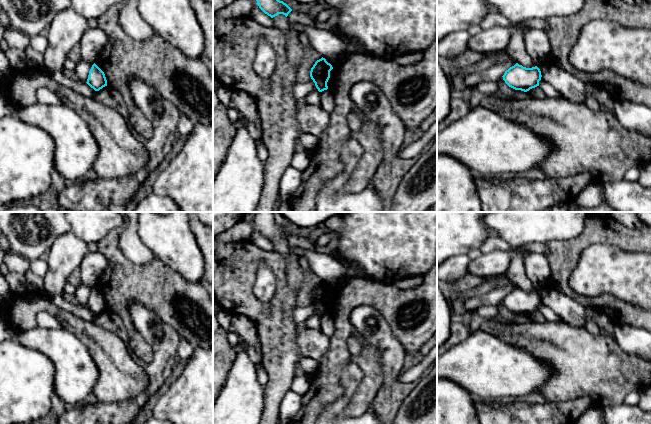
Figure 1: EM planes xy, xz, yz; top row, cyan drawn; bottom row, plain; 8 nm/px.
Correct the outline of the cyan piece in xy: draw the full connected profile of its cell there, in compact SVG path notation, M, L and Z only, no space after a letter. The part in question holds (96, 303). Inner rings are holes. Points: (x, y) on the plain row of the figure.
M95 287L89 295L86 307L95 315L99 315L103 311L107 310L107 304L104 296Z

